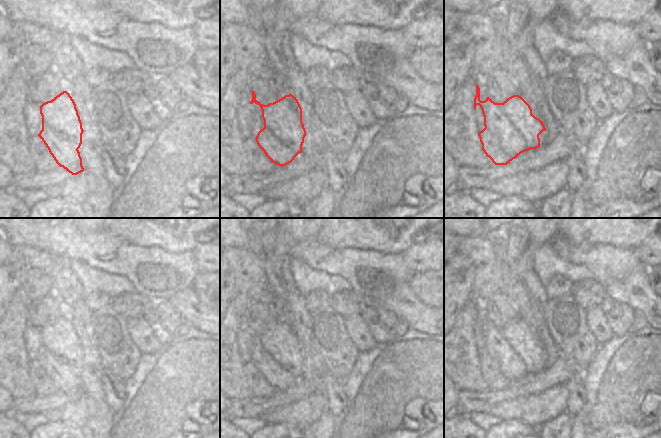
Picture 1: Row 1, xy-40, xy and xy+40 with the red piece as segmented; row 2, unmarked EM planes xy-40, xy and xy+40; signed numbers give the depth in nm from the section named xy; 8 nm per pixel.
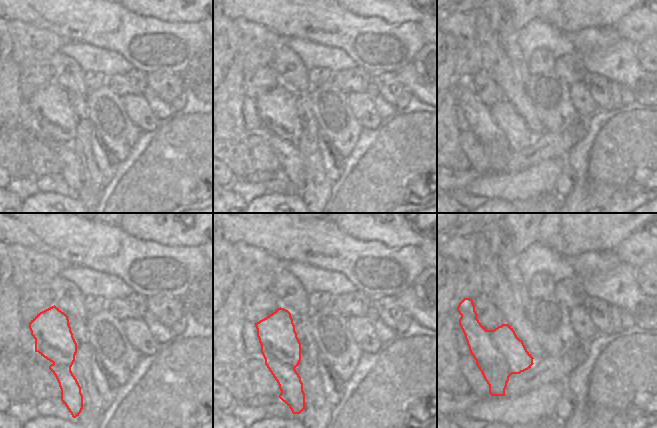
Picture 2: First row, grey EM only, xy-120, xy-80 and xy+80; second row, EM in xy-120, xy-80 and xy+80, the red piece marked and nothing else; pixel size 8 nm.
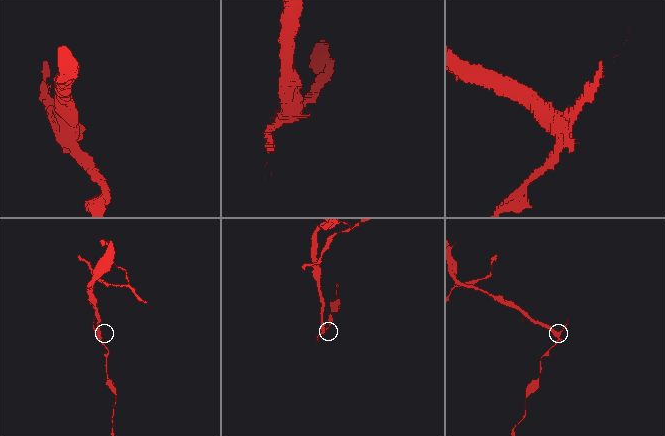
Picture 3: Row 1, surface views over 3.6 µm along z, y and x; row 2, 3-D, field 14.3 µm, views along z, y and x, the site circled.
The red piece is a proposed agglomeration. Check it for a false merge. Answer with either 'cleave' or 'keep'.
cleave

